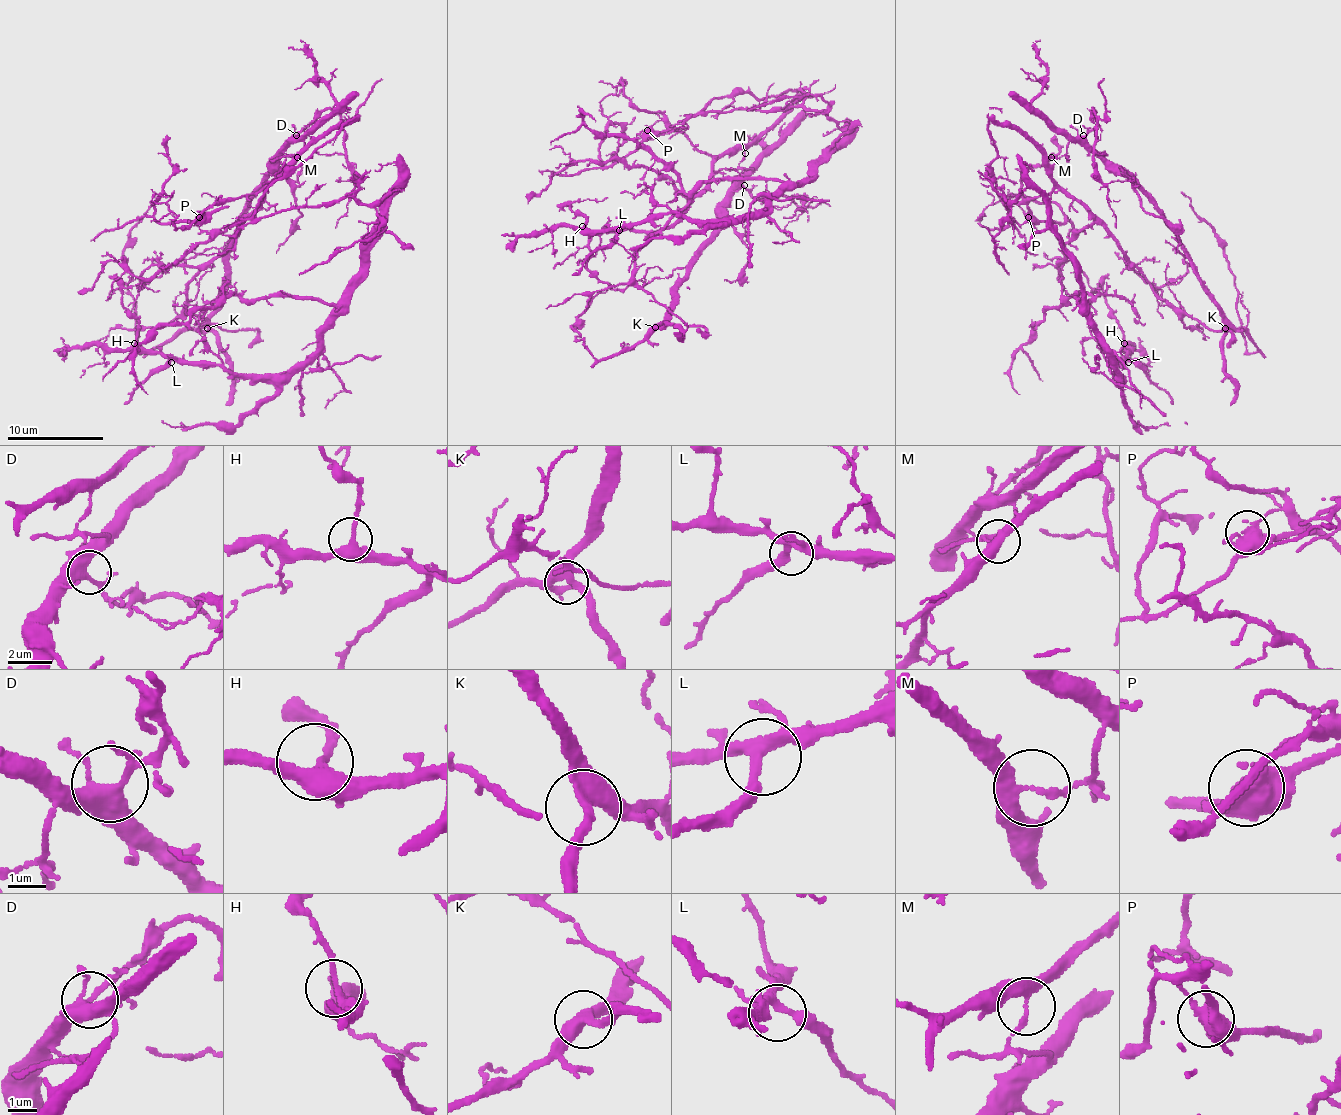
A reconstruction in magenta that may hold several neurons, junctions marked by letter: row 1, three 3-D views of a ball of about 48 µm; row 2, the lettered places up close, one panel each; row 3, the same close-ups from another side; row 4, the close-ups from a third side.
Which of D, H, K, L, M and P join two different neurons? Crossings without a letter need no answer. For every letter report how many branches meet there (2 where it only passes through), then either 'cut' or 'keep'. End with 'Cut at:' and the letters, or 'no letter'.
D: branches 4; keep
H: branches 3; keep
K: branches 3; keep
L: branches 4; keep
M: branches 3; cut
P: branches 4; cut
Cut at: M, P

